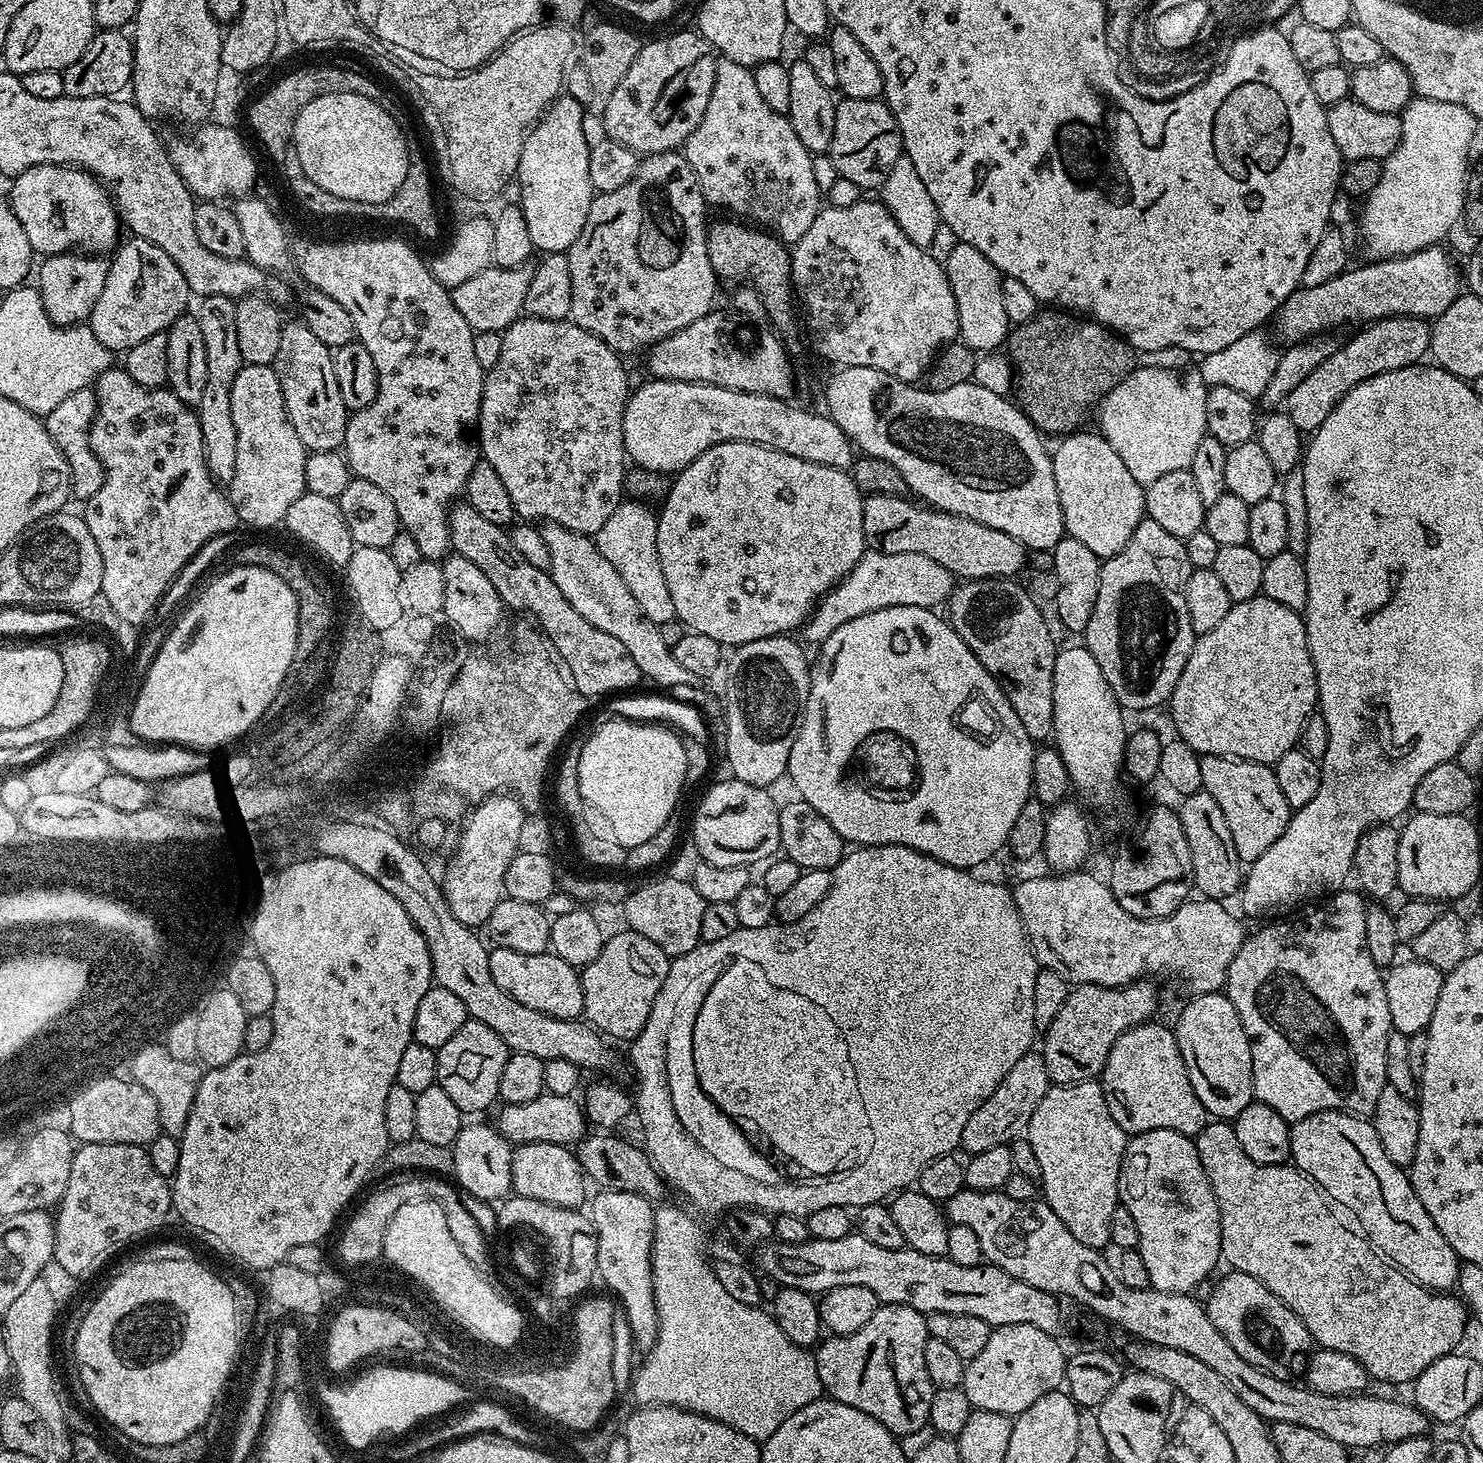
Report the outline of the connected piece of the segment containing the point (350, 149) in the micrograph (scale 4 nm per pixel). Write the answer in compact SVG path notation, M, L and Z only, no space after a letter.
M326 94L314 98L297 114L292 144L302 162L302 170L325 197L334 196L337 201L382 204L394 198L402 182L406 182L410 147L400 127L401 121L395 120L392 113L370 98L362 98L362 94Z

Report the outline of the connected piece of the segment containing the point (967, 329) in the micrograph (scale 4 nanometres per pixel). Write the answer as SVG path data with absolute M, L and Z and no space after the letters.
M959 242L953 243L953 245L948 252L948 257L943 257L942 263L944 273L948 275L950 290L954 290L954 302L958 306L959 343L965 344L976 354L995 353L999 349L996 347L999 344L1001 347L1010 335L1010 325L1002 302L1002 273L994 266L994 262L990 262L990 258L986 258L978 250L974 250L974 246Z

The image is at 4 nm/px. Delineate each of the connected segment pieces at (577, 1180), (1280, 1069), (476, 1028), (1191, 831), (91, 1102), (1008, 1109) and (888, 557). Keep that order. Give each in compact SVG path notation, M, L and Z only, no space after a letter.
M530 1142L512 1153L512 1192L522 1198L534 1198L555 1208L581 1207L586 1177L575 1151L566 1144Z
M1340 890L1329 895L1313 912L1305 914L1301 920L1284 920L1281 924L1268 924L1260 928L1256 933L1245 939L1238 954L1234 956L1234 962L1228 967L1228 982L1226 995L1230 1002L1234 1002L1234 1010L1238 1010L1238 1018L1242 1018L1242 1026L1248 1035L1250 1042L1250 1054L1252 1055L1252 1090L1255 1099L1259 1103L1270 1106L1270 1110L1278 1110L1282 1118L1289 1122L1295 1122L1314 1115L1315 1112L1347 1112L1361 1118L1371 1117L1372 1111L1378 1106L1378 1094L1387 1085L1386 1078L1386 1042L1388 1035L1393 1032L1392 1019L1390 1018L1390 1006L1386 1002L1386 990L1384 989L1384 976L1382 970L1370 958L1370 950L1366 950L1366 911L1365 897L1359 891L1348 892Z
M469 1018L462 1030L436 1049L438 1074L436 1083L454 1101L462 1114L484 1112L492 1103L497 1103L502 1082L502 1070L506 1066L510 1051L502 1038L482 1022Z
M1201 790L1183 797L1179 803L1182 830L1194 862L1192 882L1195 891L1201 897L1221 902L1227 901L1227 896L1235 897L1242 888L1242 861L1238 858L1238 850L1234 850L1234 838L1230 835L1230 826L1226 826L1226 817L1218 802L1214 802L1208 792Z
M109 1074L92 1085L86 1085L79 1089L77 1096L68 1104L68 1124L66 1128L69 1133L80 1144L138 1144L147 1146L161 1135L160 1123L158 1122L158 1106L150 1090L146 1090L135 1079L123 1080L120 1074Z
M1030 1051L1018 1058L1018 1062L1014 1062L1014 1070L1006 1074L994 1094L990 1094L990 1098L986 1098L986 1102L982 1102L982 1106L978 1106L974 1114L970 1114L970 1122L966 1122L962 1130L960 1148L971 1154L990 1150L990 1146L1011 1145L1012 1141L1027 1129L1034 1110L1038 1110L1038 1102L1042 1102L1049 1087L1050 1081L1043 1055Z
M865 551L864 557L850 570L845 580L841 580L820 599L820 603L812 609L811 616L802 625L803 639L809 640L813 646L824 643L838 626L846 626L854 618L862 618L862 614L870 614L874 610L882 610L890 606L918 606L935 609L936 604L943 605L951 596L954 577L946 566L934 562L926 554L886 554L885 552Z

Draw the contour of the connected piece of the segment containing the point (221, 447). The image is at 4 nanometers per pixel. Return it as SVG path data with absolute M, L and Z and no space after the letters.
M205 296L199 303L194 315L206 341L206 386L202 389L202 402L195 405L196 417L202 426L206 466L212 479L221 486L228 486L234 478L234 462L238 462L238 430L234 430L230 390L234 390L234 378L238 378L238 370L245 365L238 351L238 326L234 323L236 300L231 296Z

